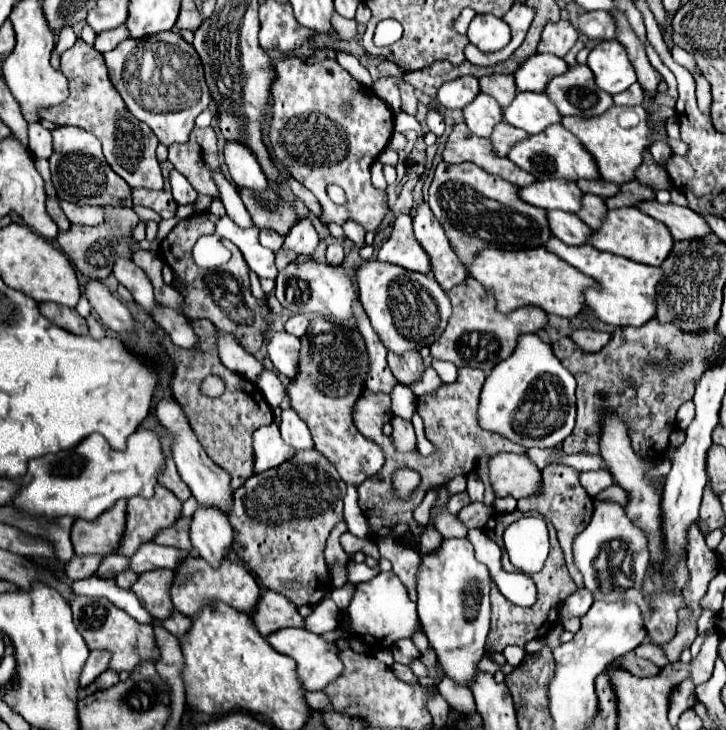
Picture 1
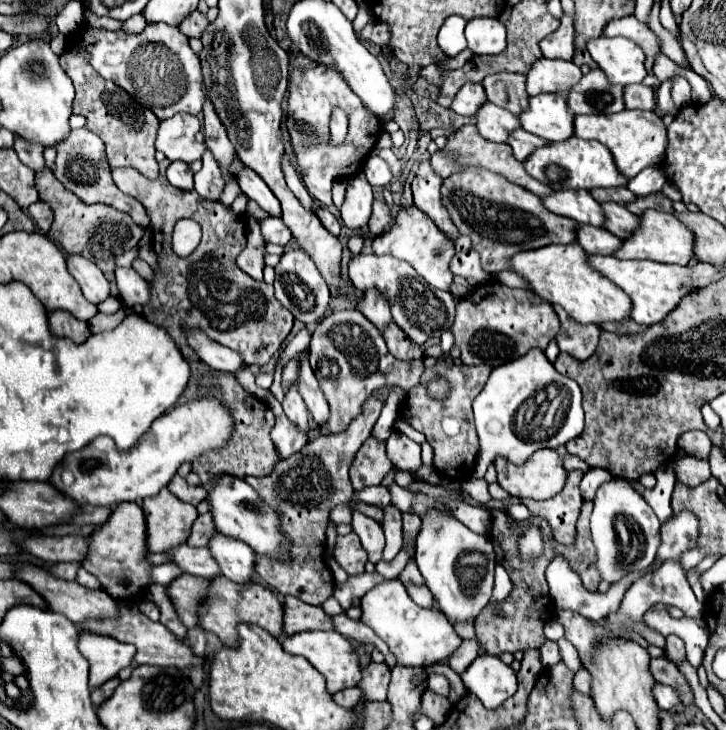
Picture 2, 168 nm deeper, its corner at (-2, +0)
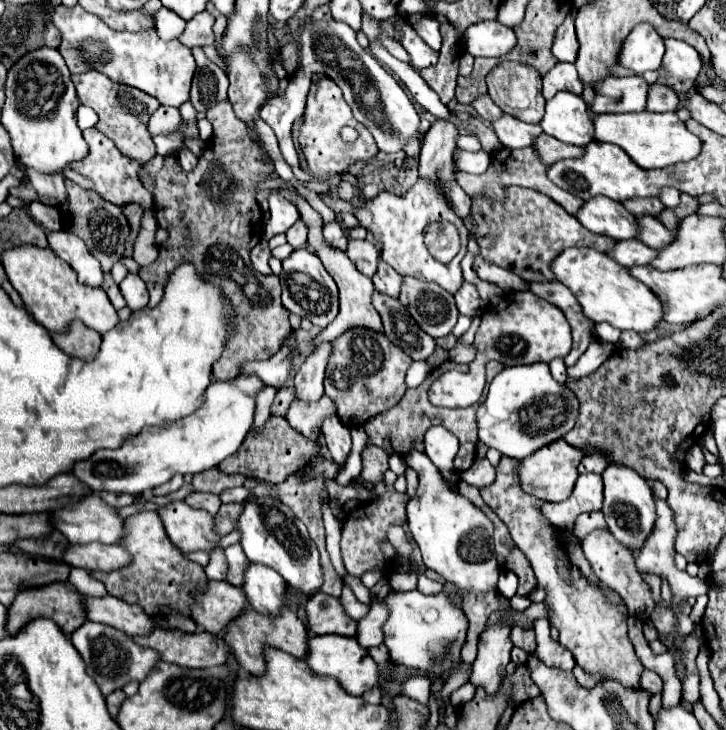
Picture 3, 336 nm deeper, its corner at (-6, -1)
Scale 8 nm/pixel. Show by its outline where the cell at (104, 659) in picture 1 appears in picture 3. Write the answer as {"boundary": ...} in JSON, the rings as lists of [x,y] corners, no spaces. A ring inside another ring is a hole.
{"boundary":[[[87,622],[87,624],[79,626],[71,634],[71,644],[81,654],[83,662],[87,664],[87,674],[97,682],[103,696],[123,688],[131,680],[137,680],[137,682],[145,680],[149,670],[159,662],[159,652],[135,644],[131,640],[131,636],[127,636],[107,624],[99,624],[99,622]]]}

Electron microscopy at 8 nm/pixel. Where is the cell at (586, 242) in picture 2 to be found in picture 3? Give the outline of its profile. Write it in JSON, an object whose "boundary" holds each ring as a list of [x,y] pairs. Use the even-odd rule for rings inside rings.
{"boundary":[[[623,240],[623,242],[617,242],[617,246],[611,252],[611,258],[631,268],[631,266],[649,266],[657,254],[659,254],[657,250],[647,248],[639,240]]]}

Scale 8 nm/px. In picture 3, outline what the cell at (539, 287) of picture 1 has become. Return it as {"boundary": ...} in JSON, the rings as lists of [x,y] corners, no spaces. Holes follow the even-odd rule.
{"boundary":[[[567,248],[555,258],[551,266],[553,274],[561,284],[565,284],[583,306],[589,320],[609,322],[619,330],[651,332],[659,322],[663,322],[663,302],[647,288],[643,282],[635,280],[625,266],[611,260],[611,256],[593,248]]]}

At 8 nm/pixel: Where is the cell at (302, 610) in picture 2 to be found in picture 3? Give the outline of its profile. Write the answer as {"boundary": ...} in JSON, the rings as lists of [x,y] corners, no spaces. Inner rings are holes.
{"boundary":[[[323,592],[311,596],[311,600],[307,602],[307,618],[311,634],[355,636],[357,632],[357,620],[345,614],[341,600]]]}

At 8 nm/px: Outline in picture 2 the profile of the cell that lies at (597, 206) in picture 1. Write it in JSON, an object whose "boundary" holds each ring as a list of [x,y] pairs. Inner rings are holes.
{"boundary":[[[605,201],[605,203],[601,203],[601,207],[603,207],[603,213],[605,213],[605,223],[603,223],[603,227],[607,229],[607,231],[611,231],[615,237],[619,237],[619,239],[625,239],[635,227],[637,227],[637,223],[639,223],[639,219],[637,219],[637,215],[633,215],[633,213],[629,213],[623,205],[619,205],[619,203],[613,203],[613,201]]]}

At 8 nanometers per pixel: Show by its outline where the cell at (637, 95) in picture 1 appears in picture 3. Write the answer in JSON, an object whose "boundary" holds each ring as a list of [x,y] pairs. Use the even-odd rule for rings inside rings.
{"boundary":[[[651,84],[647,110],[649,112],[675,112],[679,108],[679,96],[661,84]]]}

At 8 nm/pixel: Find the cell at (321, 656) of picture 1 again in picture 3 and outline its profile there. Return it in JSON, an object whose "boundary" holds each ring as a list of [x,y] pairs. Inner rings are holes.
{"boundary":[[[335,634],[325,636],[313,636],[309,638],[309,652],[307,652],[307,664],[323,676],[335,676],[339,684],[353,696],[361,696],[363,692],[371,690],[379,682],[379,668],[375,660],[369,656],[365,648],[359,646],[355,638],[343,638]]]}

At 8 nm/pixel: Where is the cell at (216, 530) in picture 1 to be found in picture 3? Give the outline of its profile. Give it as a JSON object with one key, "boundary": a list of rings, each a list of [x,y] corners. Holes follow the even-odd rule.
{"boundary":[[[251,564],[245,572],[243,590],[249,604],[265,616],[277,616],[287,606],[287,584],[285,580],[263,564]]]}

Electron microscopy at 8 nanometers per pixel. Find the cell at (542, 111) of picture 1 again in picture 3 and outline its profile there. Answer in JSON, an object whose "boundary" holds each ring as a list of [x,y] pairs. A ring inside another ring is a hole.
{"boundary":[[[559,92],[547,100],[547,110],[539,126],[545,134],[573,146],[585,146],[595,136],[587,104],[581,96],[571,92]]]}

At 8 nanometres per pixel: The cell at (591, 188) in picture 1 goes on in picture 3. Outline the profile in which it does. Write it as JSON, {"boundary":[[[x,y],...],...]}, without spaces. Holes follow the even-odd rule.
{"boundary":[[[633,198],[633,200],[627,200],[623,202],[623,206],[635,214],[635,216],[659,216],[663,210],[665,210],[665,204],[659,200],[659,198]]]}

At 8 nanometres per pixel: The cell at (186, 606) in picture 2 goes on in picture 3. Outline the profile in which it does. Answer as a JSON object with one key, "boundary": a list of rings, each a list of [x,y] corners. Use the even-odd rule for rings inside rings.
{"boundary":[[[209,582],[207,594],[197,596],[197,604],[193,606],[193,620],[199,628],[219,634],[227,628],[229,620],[235,620],[243,608],[247,608],[247,598],[243,590],[231,586],[227,582]]]}

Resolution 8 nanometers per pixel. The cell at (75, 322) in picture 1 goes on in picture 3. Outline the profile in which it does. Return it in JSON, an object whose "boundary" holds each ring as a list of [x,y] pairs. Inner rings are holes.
{"boundary":[[[73,322],[67,334],[51,334],[53,342],[71,358],[93,360],[101,346],[101,336],[81,322]]]}

